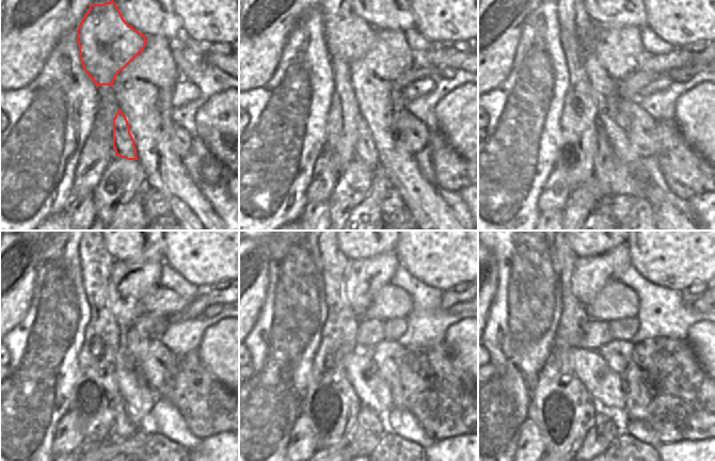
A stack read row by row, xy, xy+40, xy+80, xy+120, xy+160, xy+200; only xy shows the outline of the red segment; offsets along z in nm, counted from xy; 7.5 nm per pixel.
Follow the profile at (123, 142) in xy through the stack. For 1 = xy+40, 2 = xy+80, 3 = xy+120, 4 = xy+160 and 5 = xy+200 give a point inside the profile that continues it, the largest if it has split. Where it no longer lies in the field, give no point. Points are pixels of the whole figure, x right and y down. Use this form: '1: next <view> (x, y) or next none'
1: next xy+40 (365, 150)
2: next xy+80 (605, 162)
3: next xy+120 (125, 426)
4: next xy+160 (368, 431)
5: next xy+200 (609, 424)

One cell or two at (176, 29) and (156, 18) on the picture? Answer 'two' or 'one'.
one

